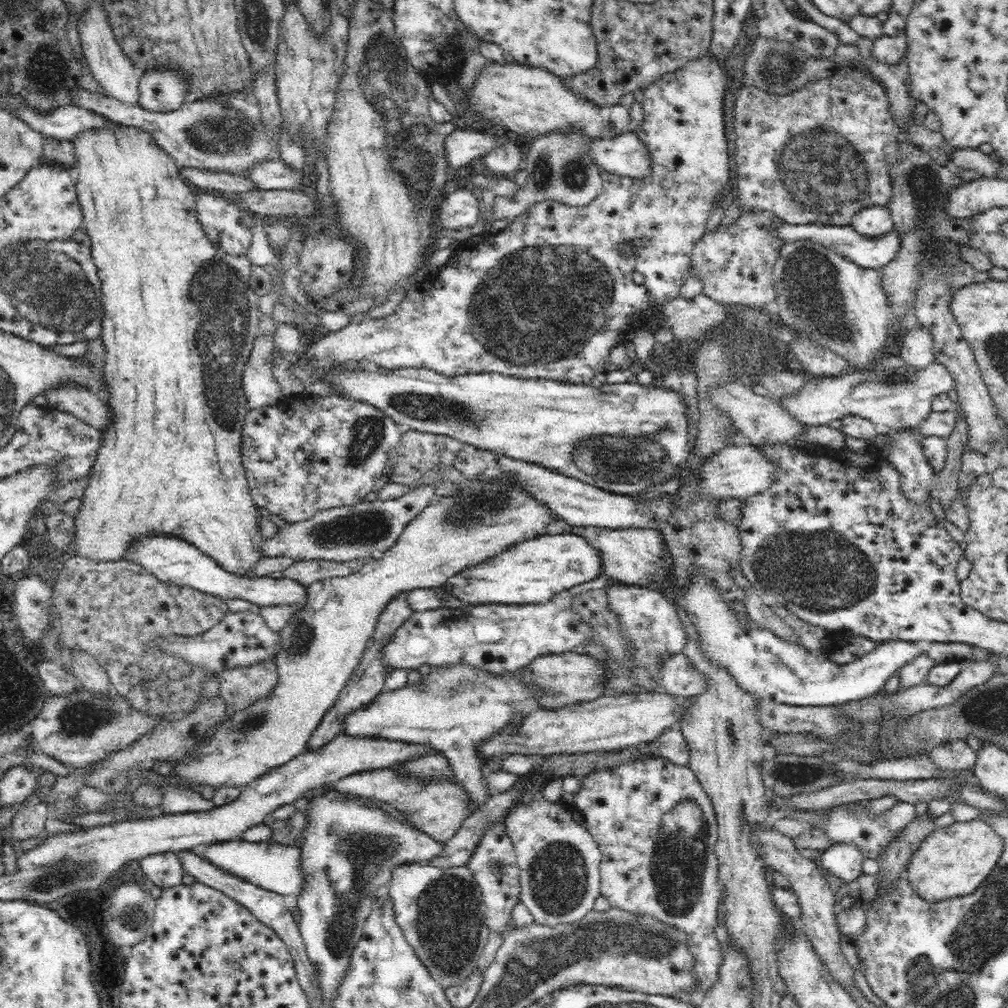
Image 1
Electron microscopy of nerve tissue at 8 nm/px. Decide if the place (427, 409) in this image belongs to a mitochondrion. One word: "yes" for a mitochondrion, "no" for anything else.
yes

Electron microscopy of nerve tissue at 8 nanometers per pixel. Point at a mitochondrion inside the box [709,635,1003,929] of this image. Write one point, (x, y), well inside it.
(793, 774)

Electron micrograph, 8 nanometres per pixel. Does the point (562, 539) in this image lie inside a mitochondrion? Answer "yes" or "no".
no

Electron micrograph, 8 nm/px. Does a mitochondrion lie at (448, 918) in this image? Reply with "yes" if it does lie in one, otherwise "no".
yes

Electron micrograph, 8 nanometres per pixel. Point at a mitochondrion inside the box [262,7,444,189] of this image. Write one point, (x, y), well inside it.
(378, 68)

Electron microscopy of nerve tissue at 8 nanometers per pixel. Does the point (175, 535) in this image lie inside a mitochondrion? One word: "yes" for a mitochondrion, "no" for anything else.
no

